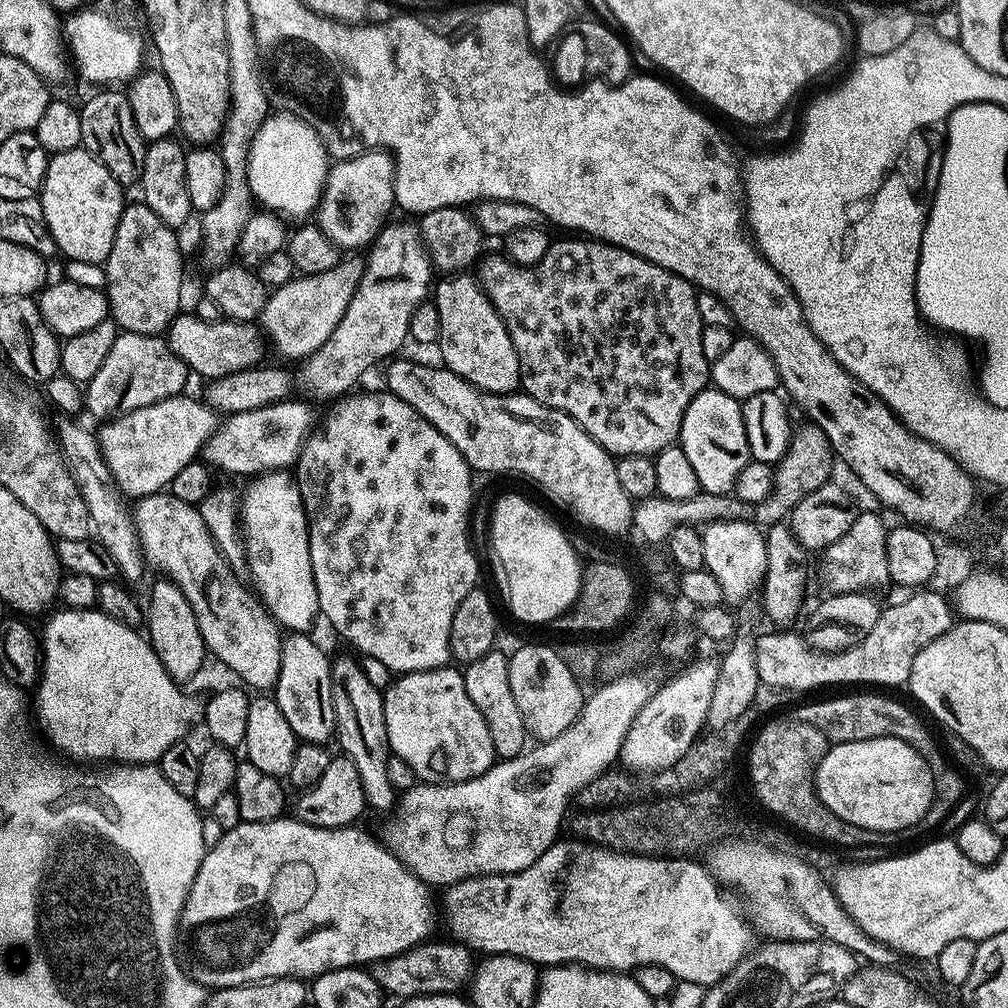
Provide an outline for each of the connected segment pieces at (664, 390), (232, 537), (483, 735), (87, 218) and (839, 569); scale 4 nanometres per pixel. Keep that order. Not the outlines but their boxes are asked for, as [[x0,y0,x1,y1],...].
[[478,238,710,458],[208,474,320,634],[383,666,497,784],[38,147,126,265],[820,512,889,593]]

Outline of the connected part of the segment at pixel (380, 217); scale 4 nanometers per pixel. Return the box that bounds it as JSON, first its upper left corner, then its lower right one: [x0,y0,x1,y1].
[318,150,396,248]

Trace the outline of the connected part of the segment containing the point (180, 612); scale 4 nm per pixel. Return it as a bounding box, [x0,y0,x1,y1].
[146,578,206,681]

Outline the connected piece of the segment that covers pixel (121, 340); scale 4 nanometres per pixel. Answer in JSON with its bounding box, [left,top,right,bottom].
[83,331,189,422]

